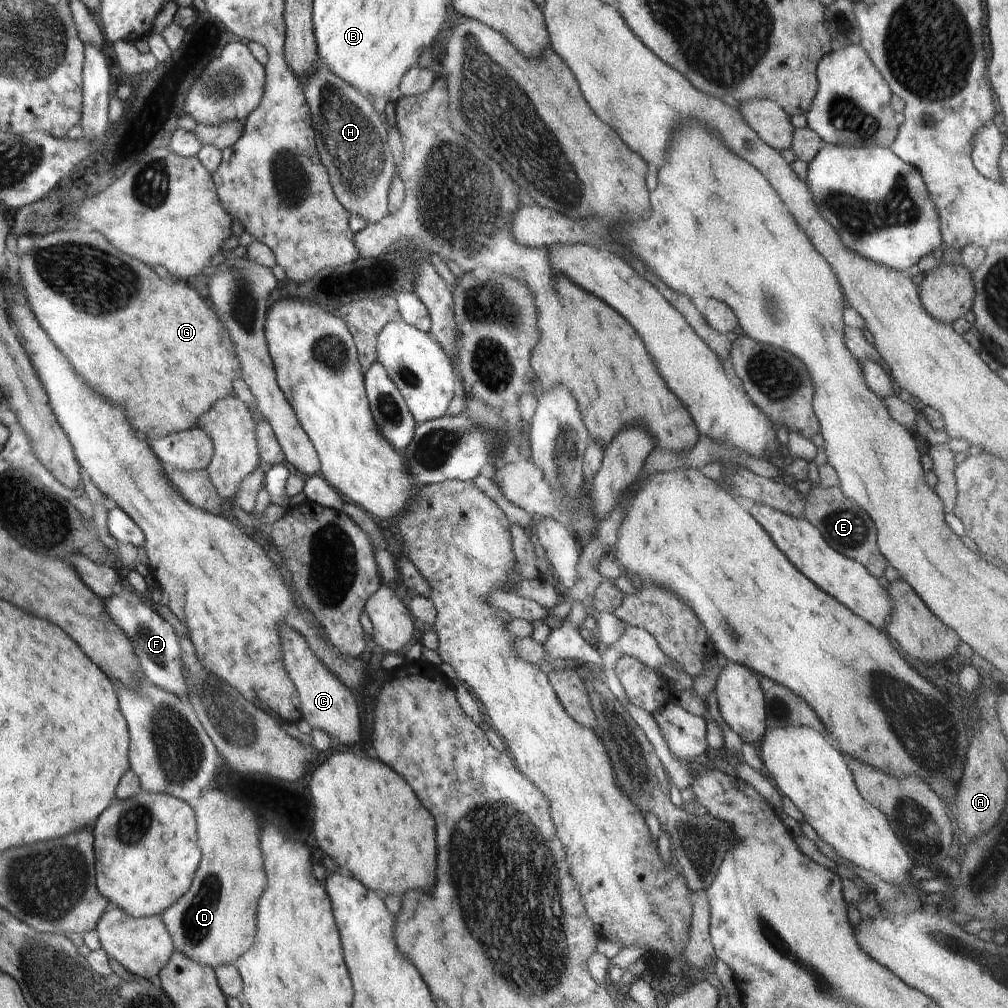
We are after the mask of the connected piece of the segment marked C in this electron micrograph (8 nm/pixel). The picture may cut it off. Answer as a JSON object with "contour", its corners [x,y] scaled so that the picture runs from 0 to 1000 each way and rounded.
{"contour":[[[280,623],[280,647],[282,647],[282,661],[298,688],[300,708],[310,722],[315,722],[335,734],[341,740],[355,740],[359,736],[359,716],[355,708],[354,694],[331,670],[319,659],[312,646],[304,639],[302,631],[292,627],[290,623]]]}

